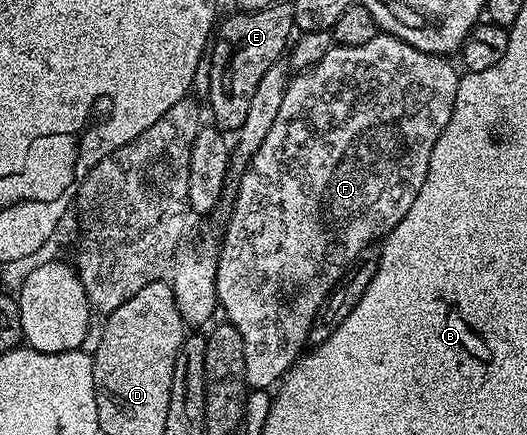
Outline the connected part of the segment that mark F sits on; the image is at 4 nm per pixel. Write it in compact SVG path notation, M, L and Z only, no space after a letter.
M379 32L378 36L368 39L368 43L360 43L360 47L335 44L319 62L310 68L303 68L297 74L299 77L295 81L293 78L287 84L284 103L280 103L280 112L276 115L276 123L272 123L272 131L264 135L264 143L260 143L249 167L237 182L238 198L234 201L226 234L220 237L216 267L218 303L221 312L226 312L225 320L235 325L240 331L240 339L244 339L244 371L247 386L251 390L266 389L269 385L274 387L281 382L303 352L316 315L324 308L326 298L334 292L350 264L358 258L360 251L393 231L396 223L400 223L400 219L408 215L408 207L412 207L416 195L420 195L420 187L424 187L424 179L428 175L428 159L432 155L432 147L436 147L440 131L448 127L448 119L452 119L452 107L456 103L460 73L446 61L449 60L445 56L416 51L416 47L390 36L389 33Z

